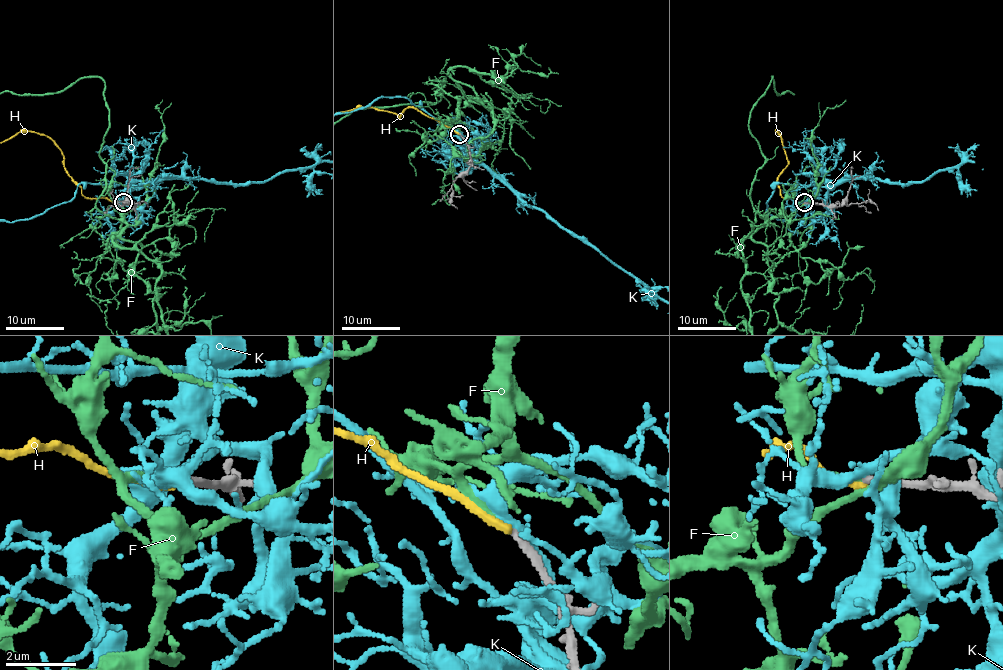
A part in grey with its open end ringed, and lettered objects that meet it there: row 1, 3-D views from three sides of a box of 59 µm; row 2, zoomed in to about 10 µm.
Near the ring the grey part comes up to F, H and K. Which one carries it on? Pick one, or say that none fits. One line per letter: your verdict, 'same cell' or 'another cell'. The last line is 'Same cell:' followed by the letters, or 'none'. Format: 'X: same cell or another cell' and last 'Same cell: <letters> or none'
F: same cell
H: another cell
K: another cell
Same cell: F

